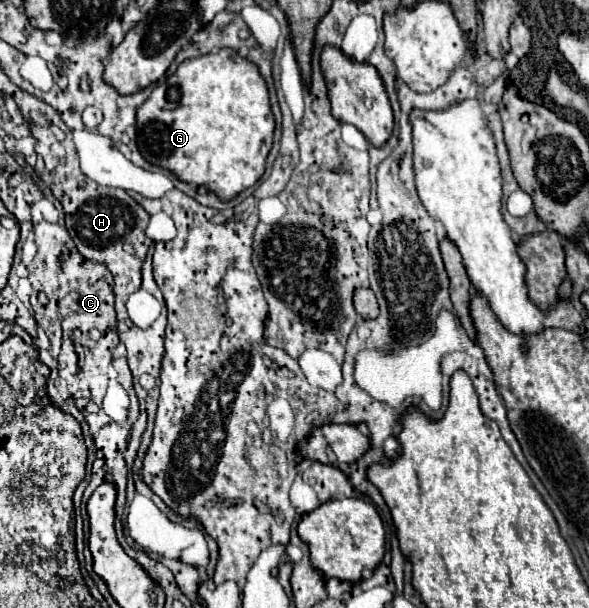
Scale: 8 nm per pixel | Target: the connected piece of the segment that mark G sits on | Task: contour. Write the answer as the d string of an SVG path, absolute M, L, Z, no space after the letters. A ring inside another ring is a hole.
M222 48L214 54L206 54L206 56L200 56L200 58L192 58L192 60L184 60L178 70L168 76L164 82L160 82L150 98L138 108L138 148L142 152L142 156L146 160L150 160L154 166L164 166L168 168L172 174L176 174L180 180L184 182L194 182L198 186L208 186L212 192L218 194L220 200L230 200L234 198L236 194L240 194L242 190L250 188L254 182L260 180L260 176L264 174L264 166L266 166L266 158L268 158L268 152L272 148L272 138L274 138L274 114L270 110L270 98L268 98L268 88L266 88L266 82L258 70L256 64L252 64L250 60L242 58L236 50L232 48Z

